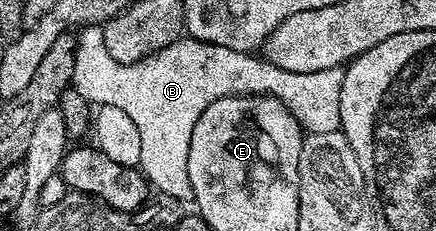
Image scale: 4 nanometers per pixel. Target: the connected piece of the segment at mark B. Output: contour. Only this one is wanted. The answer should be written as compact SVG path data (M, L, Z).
M87 25L77 36L76 62L73 68L71 88L82 95L91 105L118 107L132 118L140 134L140 172L159 194L171 196L186 203L194 196L188 179L188 148L191 135L200 115L216 101L235 95L265 95L275 97L288 107L288 111L299 121L306 133L336 133L342 128L340 119L340 87L343 70L293 73L271 65L253 54L239 54L219 44L205 44L191 37L181 37L152 56L136 63L117 63L104 47L102 25Z

